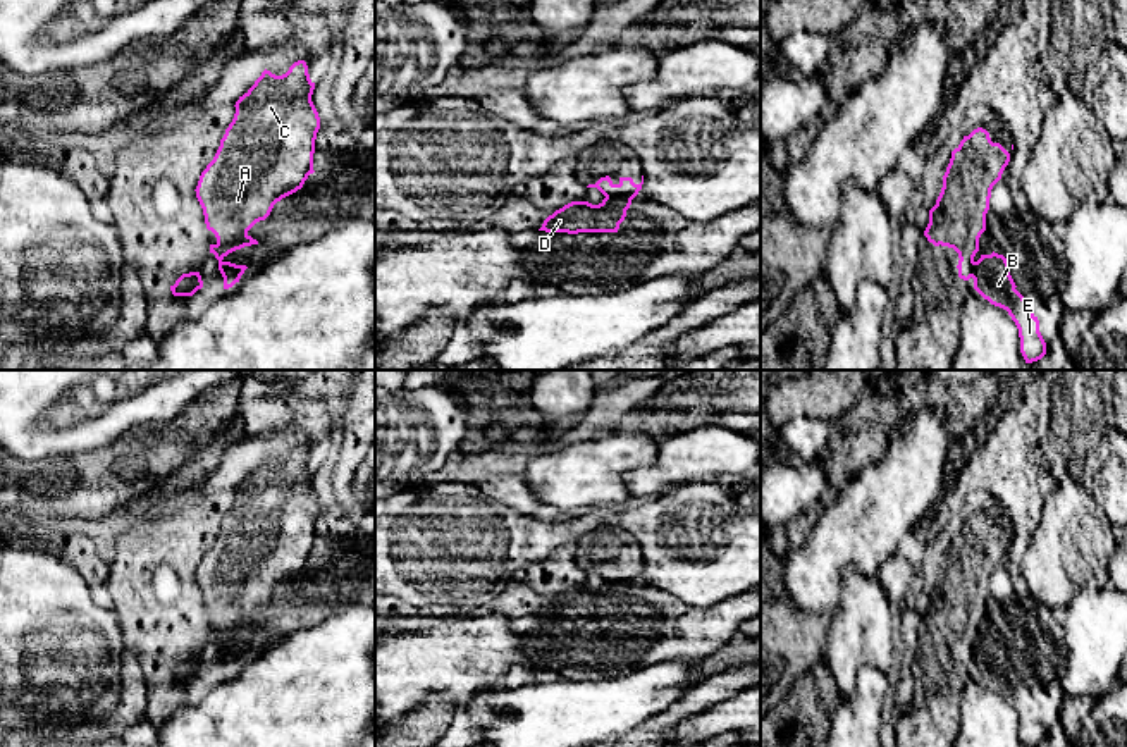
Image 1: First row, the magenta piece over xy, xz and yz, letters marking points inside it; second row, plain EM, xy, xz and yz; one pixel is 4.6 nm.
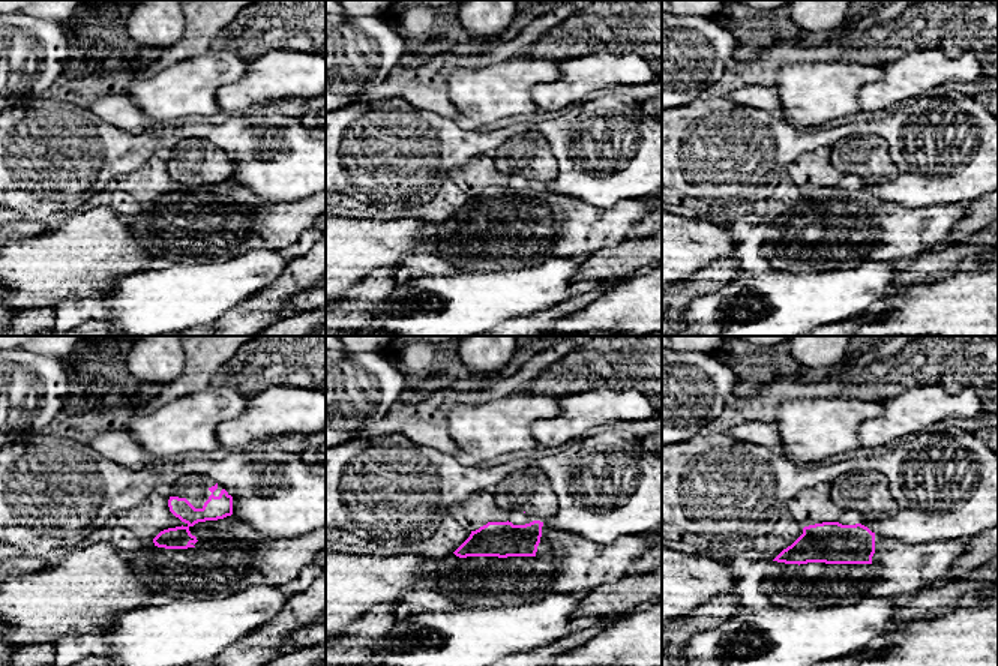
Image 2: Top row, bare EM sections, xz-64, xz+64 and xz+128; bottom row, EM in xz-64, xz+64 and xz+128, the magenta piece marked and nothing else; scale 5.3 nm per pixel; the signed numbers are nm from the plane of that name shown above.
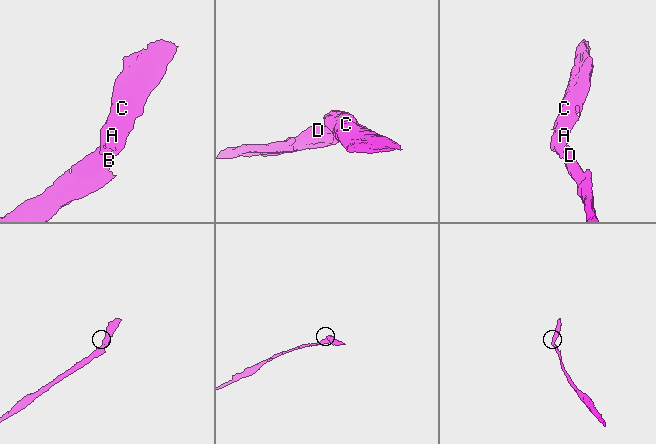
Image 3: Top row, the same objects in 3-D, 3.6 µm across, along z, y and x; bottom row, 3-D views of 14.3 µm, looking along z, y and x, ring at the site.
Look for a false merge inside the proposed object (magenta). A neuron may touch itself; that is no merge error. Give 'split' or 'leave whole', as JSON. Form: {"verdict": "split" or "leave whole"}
{"verdict": "split"}

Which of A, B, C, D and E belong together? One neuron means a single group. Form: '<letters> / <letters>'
A C / B D E

